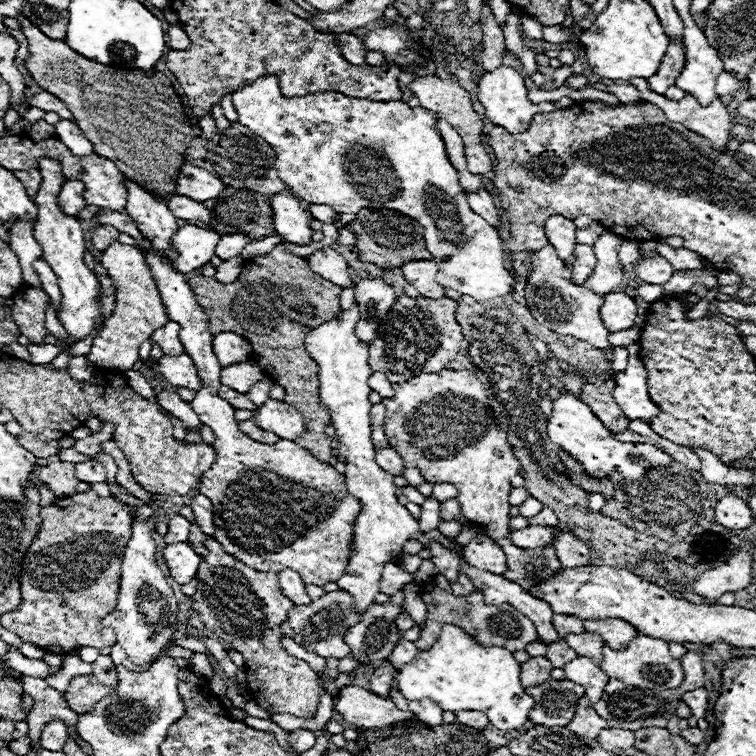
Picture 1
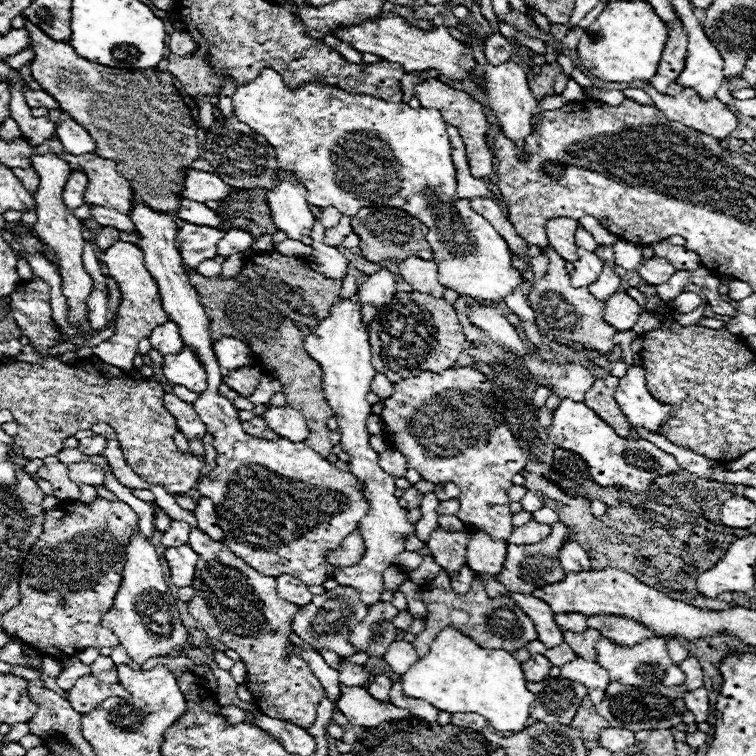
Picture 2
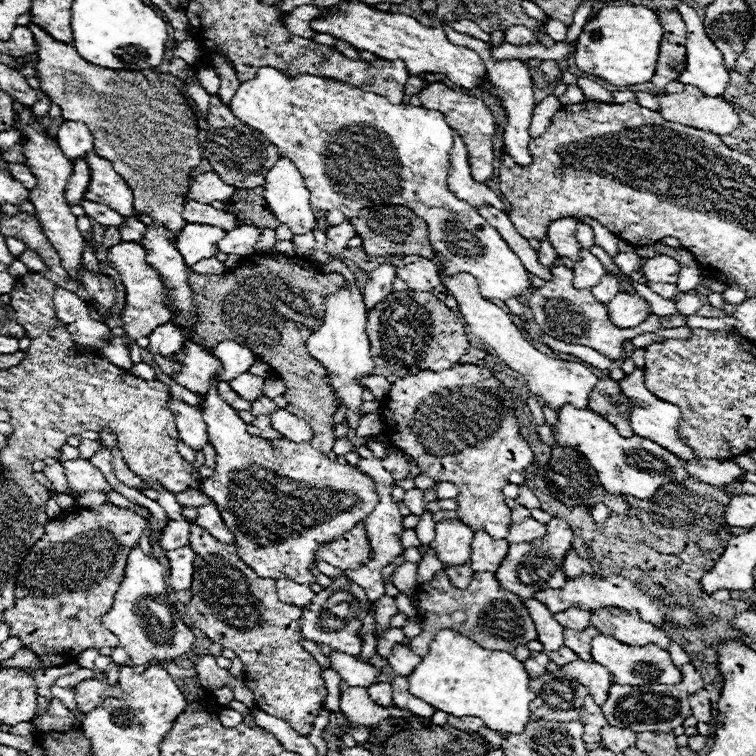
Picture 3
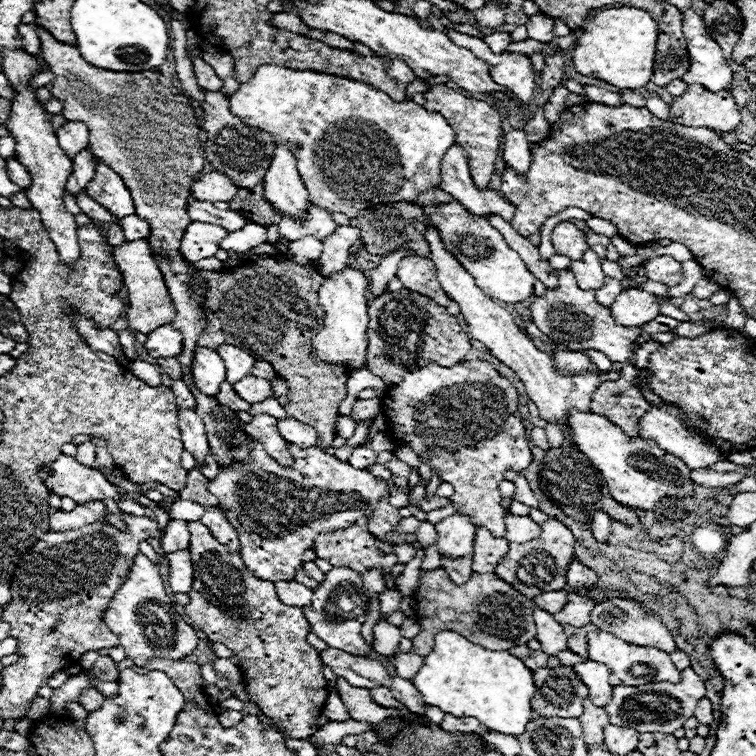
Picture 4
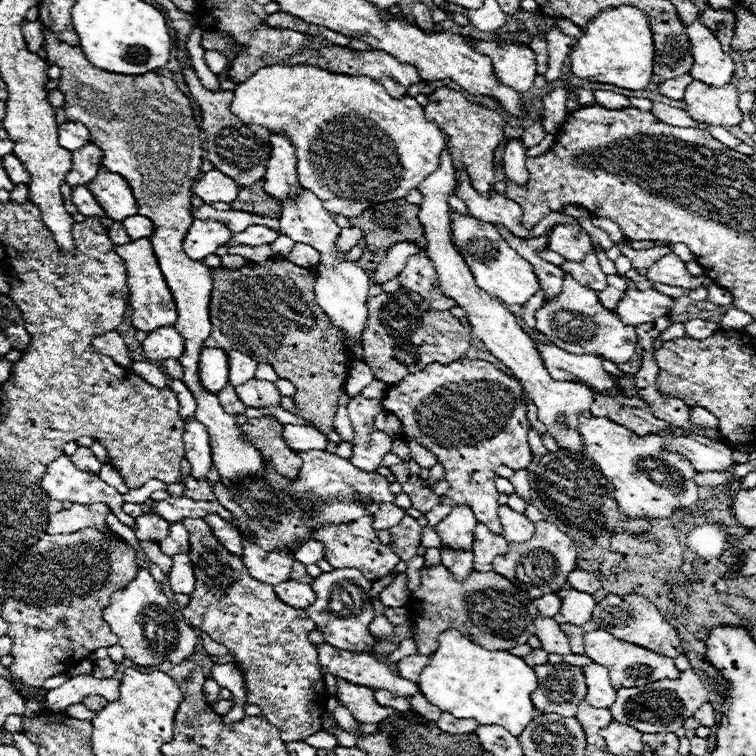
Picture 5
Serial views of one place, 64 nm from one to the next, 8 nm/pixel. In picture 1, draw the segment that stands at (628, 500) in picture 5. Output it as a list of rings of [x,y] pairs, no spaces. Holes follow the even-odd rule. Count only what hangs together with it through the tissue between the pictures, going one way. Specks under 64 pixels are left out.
[[[560,394],[556,400],[552,400],[552,414],[548,418],[548,436],[554,444],[558,444],[564,452],[574,456],[584,470],[592,478],[606,478],[610,470],[622,472],[626,480],[634,482],[650,466],[666,466],[672,462],[668,454],[658,450],[652,444],[640,444],[640,442],[618,442],[610,436],[610,430],[602,426],[602,422],[594,416],[594,412],[580,400],[570,394]]]

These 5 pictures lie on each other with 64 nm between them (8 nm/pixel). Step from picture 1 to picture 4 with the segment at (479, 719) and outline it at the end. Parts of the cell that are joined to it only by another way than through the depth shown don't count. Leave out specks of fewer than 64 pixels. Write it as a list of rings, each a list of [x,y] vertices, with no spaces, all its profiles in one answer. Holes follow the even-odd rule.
[[[446,714],[444,716],[444,722],[440,726],[446,732],[478,732],[480,722],[474,720],[474,718],[456,718],[456,716]]]

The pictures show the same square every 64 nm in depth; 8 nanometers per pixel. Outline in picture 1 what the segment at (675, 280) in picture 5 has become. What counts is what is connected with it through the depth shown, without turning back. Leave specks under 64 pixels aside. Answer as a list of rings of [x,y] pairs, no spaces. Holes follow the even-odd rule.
[[[656,254],[656,256],[646,256],[638,260],[634,266],[634,274],[646,284],[664,284],[674,274],[674,268],[666,258]]]

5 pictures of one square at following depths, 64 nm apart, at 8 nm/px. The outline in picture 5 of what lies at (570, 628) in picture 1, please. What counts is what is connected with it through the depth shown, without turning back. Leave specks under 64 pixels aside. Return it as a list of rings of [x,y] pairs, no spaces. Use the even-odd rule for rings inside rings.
[[[570,586],[566,588],[560,588],[558,590],[558,596],[562,598],[562,608],[560,612],[554,616],[554,620],[558,620],[558,624],[586,624],[590,618],[592,618],[592,610],[596,606],[594,598],[586,592],[578,592]]]

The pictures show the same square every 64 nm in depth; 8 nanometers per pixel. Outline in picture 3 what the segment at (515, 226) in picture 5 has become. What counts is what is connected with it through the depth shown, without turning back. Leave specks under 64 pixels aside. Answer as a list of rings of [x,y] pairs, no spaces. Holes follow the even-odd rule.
[[[452,130],[452,132],[454,132],[454,146],[450,150],[450,164],[454,170],[450,170],[448,186],[454,192],[454,196],[458,196],[458,200],[466,200],[474,208],[478,208],[482,204],[490,204],[498,210],[504,210],[504,202],[486,184],[476,182],[472,178],[466,146],[464,146],[462,138],[458,136],[458,132],[456,130]]]

